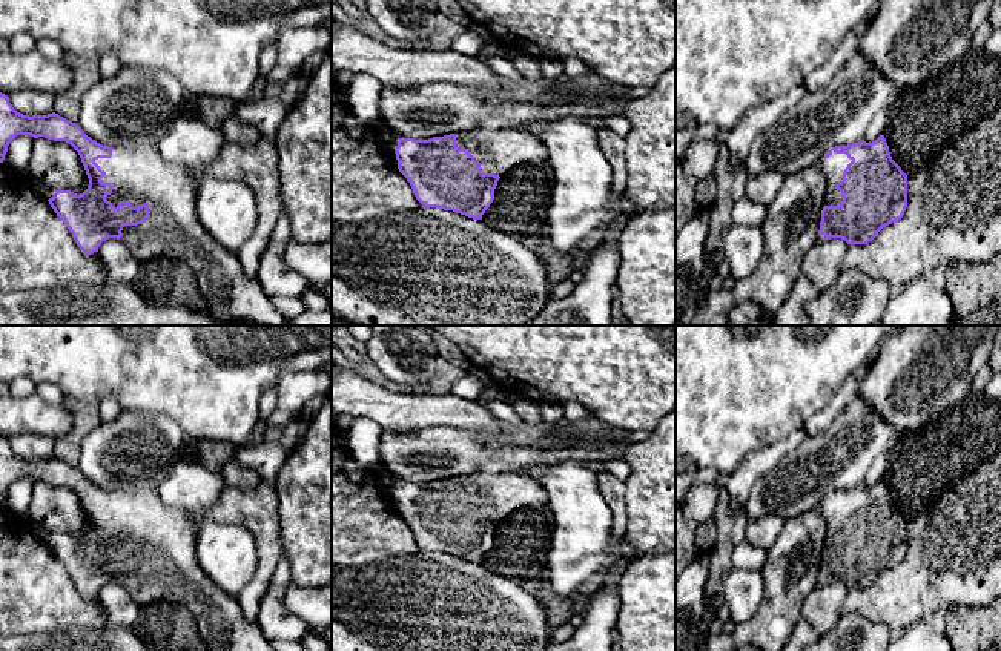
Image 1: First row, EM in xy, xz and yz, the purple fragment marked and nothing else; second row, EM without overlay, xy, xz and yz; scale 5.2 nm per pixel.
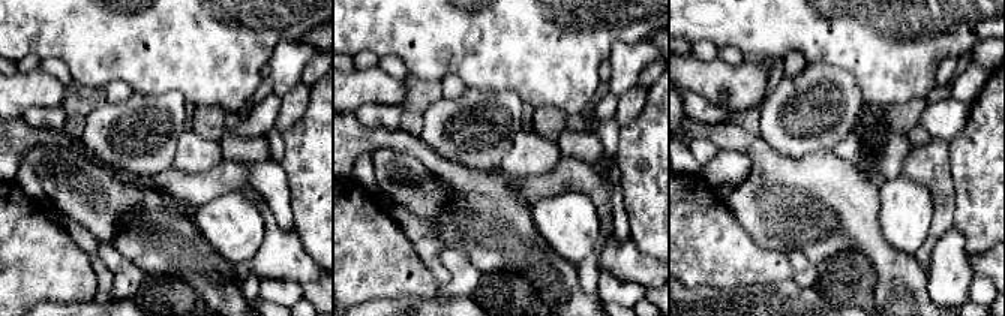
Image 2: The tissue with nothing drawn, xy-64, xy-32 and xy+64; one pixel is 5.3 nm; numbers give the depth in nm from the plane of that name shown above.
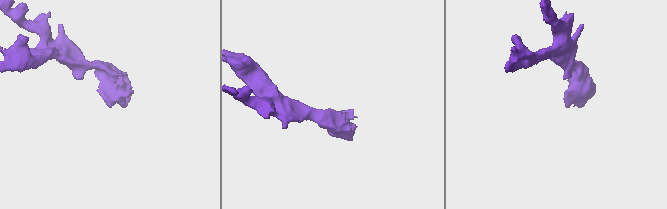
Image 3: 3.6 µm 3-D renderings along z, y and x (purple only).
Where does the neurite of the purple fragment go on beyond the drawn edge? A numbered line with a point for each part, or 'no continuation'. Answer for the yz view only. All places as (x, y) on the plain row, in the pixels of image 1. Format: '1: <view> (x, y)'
1: yz (834, 510)

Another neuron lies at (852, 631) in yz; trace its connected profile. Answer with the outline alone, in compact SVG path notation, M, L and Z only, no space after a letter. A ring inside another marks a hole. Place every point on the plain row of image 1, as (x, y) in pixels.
M847 613L806 651L887 651L890 630L858 613Z

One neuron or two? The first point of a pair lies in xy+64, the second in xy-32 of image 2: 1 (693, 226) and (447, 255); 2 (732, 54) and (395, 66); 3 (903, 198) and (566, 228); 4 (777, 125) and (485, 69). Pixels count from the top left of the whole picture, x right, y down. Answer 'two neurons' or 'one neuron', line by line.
1: two neurons
2: one neuron
3: one neuron
4: two neurons

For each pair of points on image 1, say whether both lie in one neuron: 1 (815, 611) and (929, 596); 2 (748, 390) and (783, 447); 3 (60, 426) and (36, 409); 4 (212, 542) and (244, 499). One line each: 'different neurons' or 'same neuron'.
1: different neurons
2: different neurons
3: same neuron
4: different neurons

